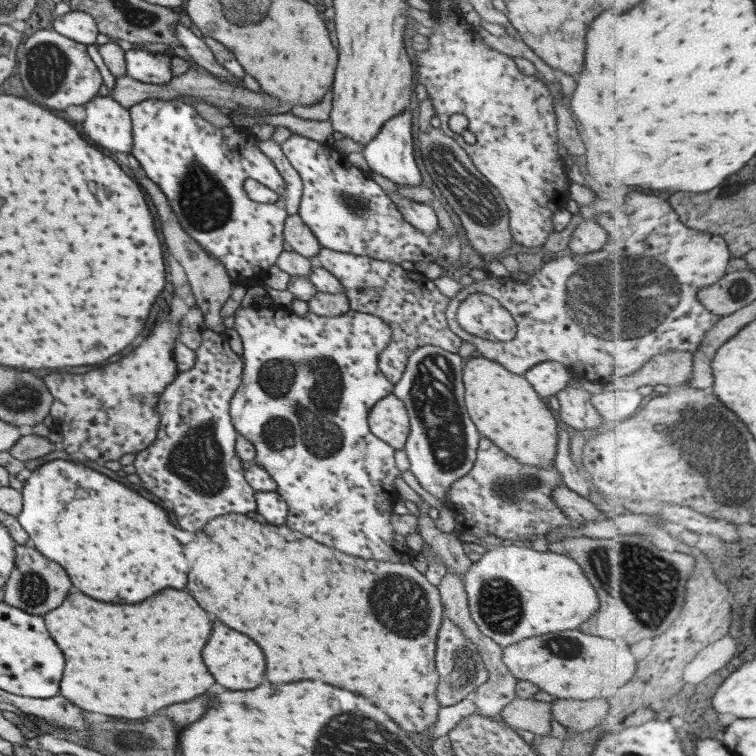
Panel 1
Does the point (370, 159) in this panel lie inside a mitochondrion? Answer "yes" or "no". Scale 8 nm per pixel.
no

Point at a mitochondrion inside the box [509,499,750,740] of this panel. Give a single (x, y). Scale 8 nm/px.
(631, 563)

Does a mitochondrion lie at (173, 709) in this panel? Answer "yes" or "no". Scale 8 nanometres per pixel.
no

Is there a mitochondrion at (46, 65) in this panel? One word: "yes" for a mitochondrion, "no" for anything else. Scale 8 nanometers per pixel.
yes

